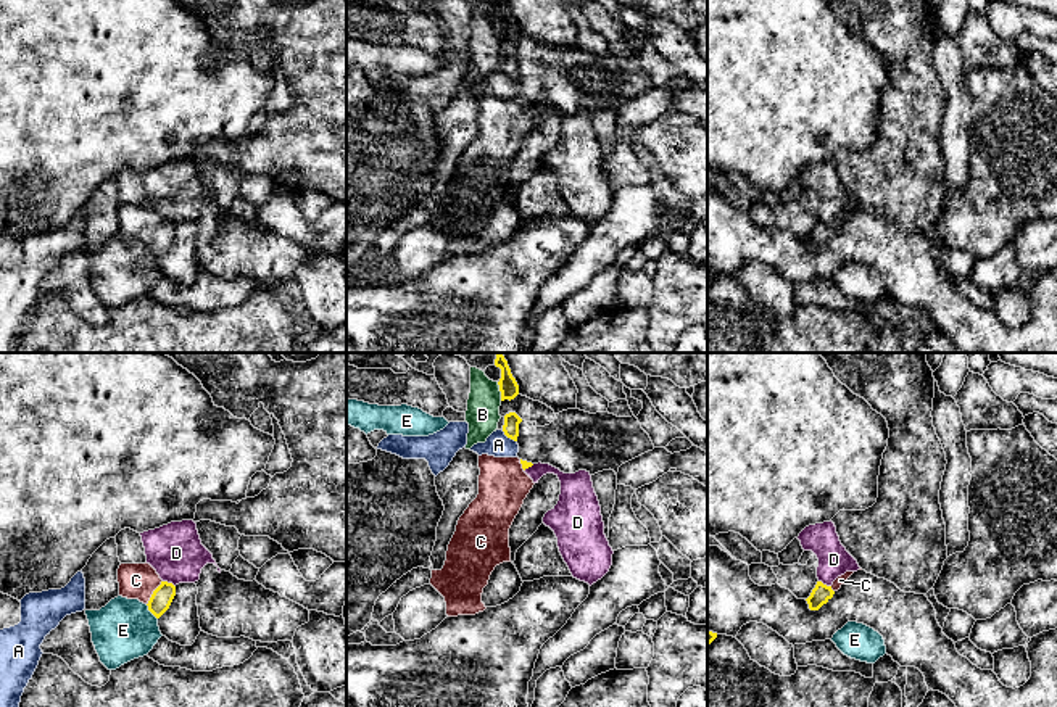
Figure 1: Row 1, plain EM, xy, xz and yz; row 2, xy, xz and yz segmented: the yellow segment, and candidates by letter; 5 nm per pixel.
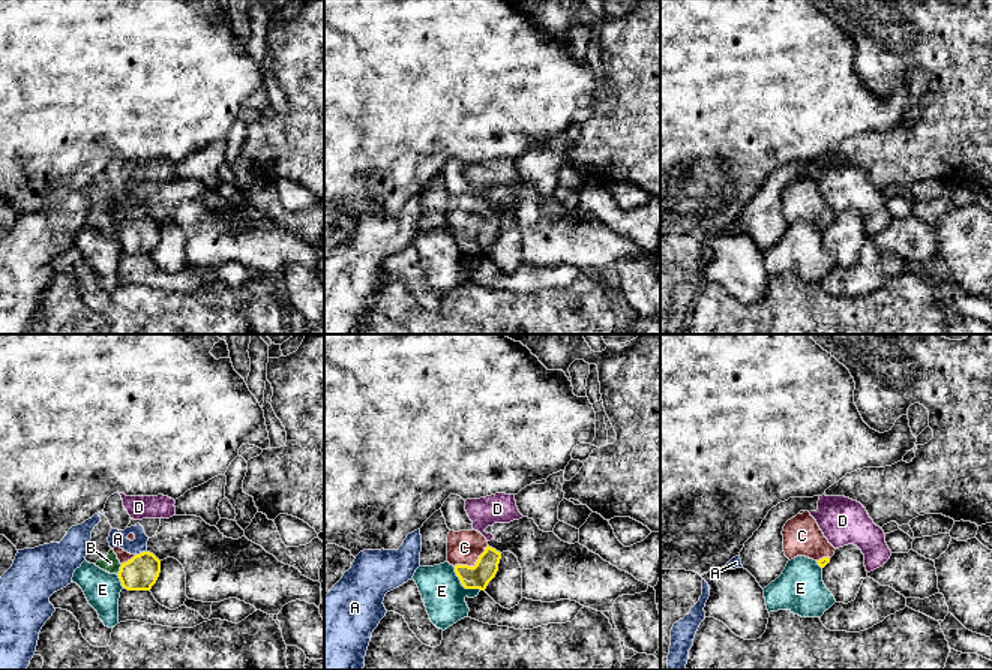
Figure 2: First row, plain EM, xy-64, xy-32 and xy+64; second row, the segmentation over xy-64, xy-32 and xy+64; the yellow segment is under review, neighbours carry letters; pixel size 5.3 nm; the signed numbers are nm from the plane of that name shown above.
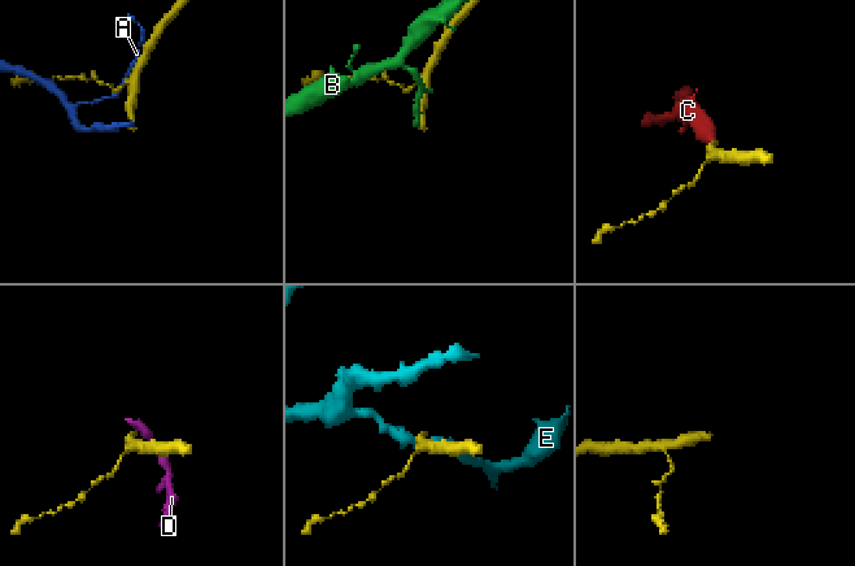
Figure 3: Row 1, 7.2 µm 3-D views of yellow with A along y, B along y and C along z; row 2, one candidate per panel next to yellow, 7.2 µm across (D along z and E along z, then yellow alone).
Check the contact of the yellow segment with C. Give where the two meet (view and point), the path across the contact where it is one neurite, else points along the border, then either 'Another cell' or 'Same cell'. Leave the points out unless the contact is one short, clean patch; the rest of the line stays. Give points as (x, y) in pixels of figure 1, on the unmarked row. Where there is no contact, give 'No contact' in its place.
Touches yellow at xy (153, 232). Path across: xy (161, 237), (153, 232), (142, 221), (136, 219). Same cell

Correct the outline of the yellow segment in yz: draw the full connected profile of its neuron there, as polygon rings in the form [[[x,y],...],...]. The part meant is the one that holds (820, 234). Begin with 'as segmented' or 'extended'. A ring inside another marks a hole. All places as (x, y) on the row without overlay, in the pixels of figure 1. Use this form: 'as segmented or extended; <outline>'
extended; [[[846,211],[844,214],[838,216],[831,225],[827,225],[822,221],[817,221],[810,235],[806,238],[809,243],[809,248],[819,250],[823,243],[827,243],[852,213],[854,211]]]

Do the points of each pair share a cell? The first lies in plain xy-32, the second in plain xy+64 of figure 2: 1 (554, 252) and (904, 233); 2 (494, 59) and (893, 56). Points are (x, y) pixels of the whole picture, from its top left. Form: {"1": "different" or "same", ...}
{"1": "same", "2": "different"}

